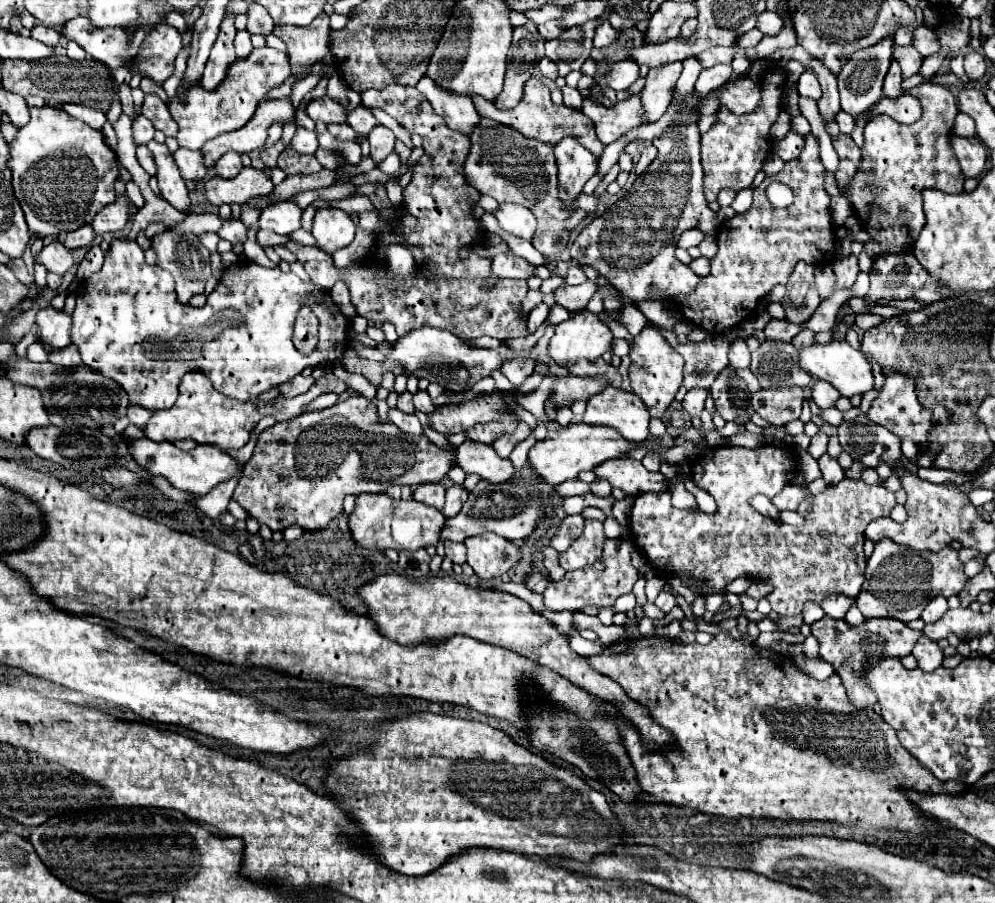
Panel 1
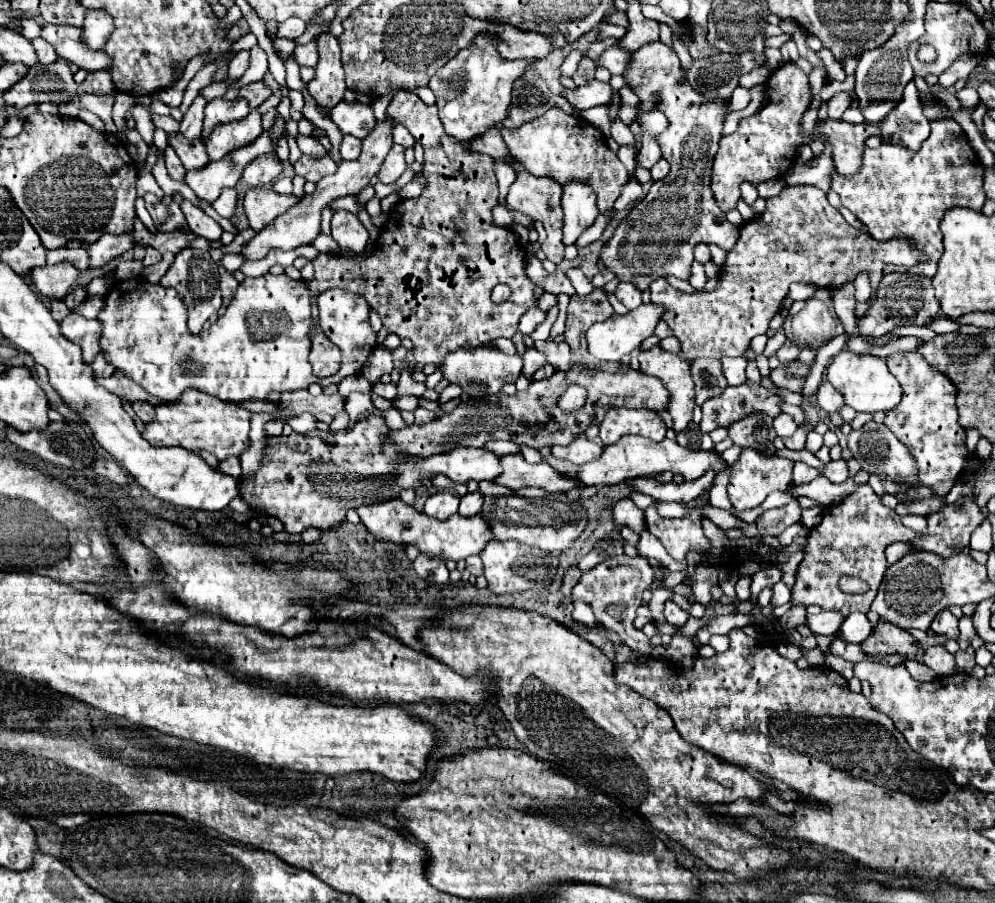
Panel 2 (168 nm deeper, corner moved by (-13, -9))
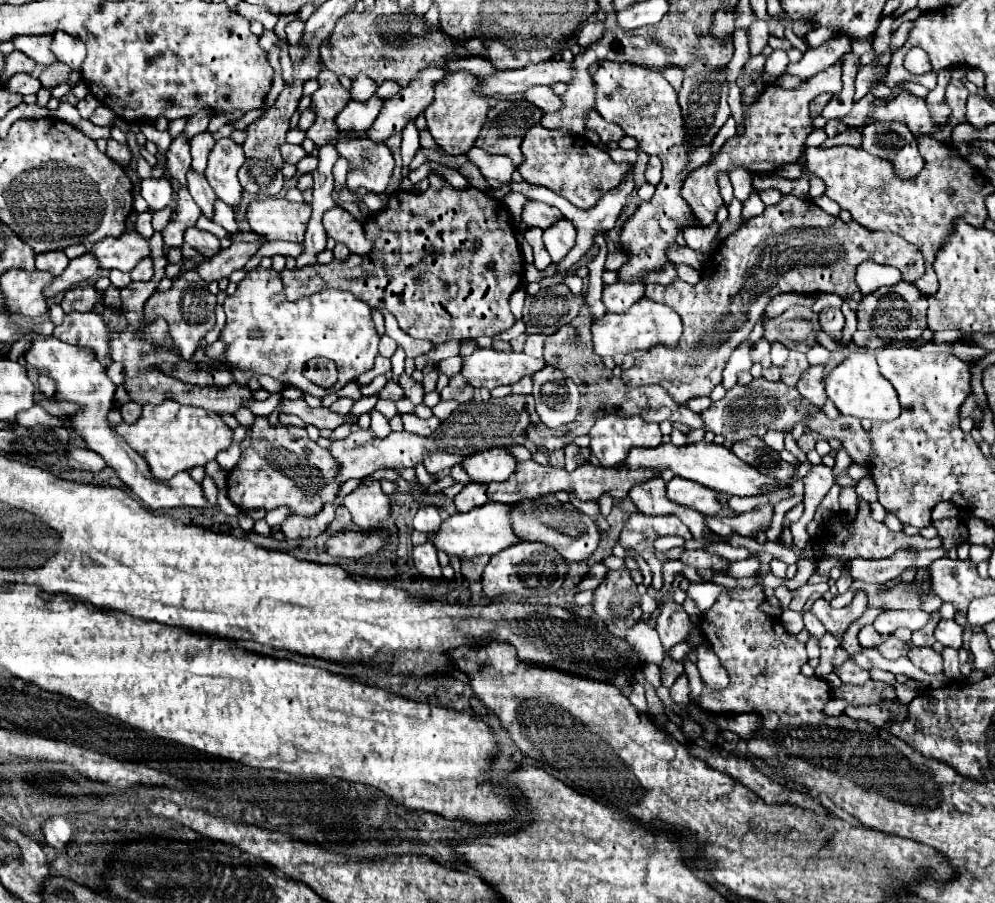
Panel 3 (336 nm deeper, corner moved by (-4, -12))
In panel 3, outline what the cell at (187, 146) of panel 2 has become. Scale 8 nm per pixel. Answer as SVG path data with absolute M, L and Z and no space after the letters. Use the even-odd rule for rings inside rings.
M189 171L187 173L187 189L191 193L191 197L195 199L195 203L199 205L201 213L207 217L207 219L213 219L213 205L215 205L215 191L209 187L205 175L201 173L195 173L195 171Z

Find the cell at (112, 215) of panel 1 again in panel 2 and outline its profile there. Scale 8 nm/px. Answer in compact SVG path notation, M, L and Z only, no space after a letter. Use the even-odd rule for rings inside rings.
M126 232L122 236L110 236L110 234L100 236L94 244L88 246L88 250L90 250L90 268L106 266L108 262L118 258L120 254L124 254L132 246L134 246L132 232Z

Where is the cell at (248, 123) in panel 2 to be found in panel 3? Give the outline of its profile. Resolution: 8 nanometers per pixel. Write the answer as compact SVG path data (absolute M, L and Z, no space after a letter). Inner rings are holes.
M229 137L215 143L213 151L209 153L209 165L205 177L209 185L215 189L215 195L227 203L229 207L239 207L243 187L239 185L237 171L243 165L245 155L241 145L233 143Z

